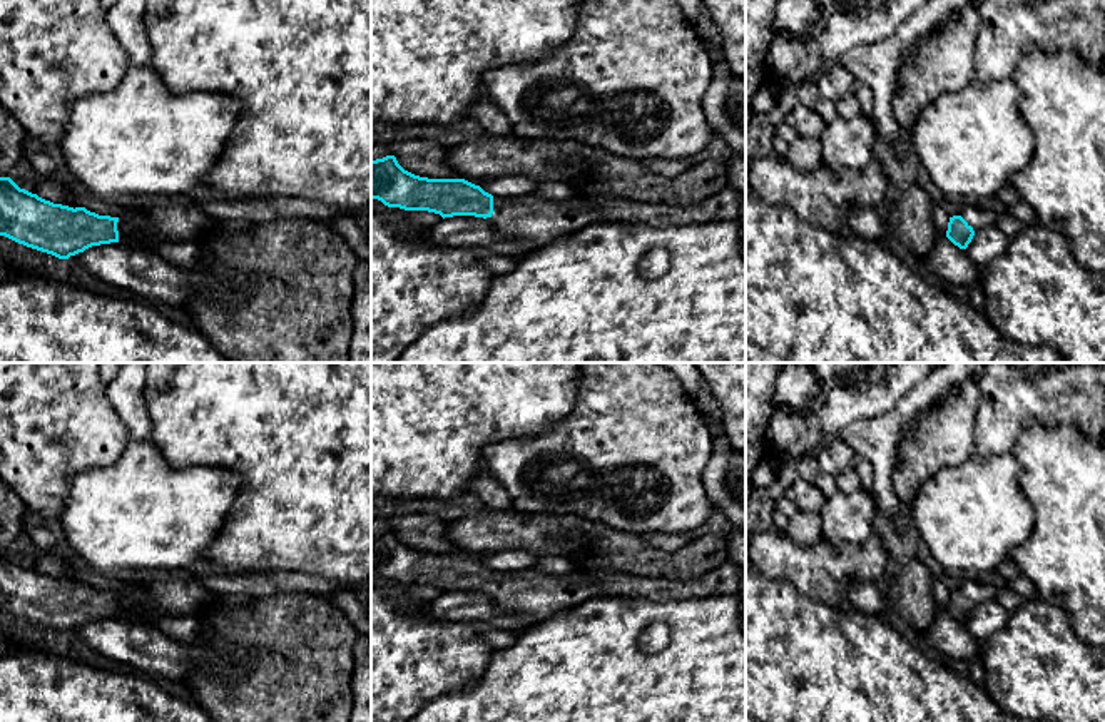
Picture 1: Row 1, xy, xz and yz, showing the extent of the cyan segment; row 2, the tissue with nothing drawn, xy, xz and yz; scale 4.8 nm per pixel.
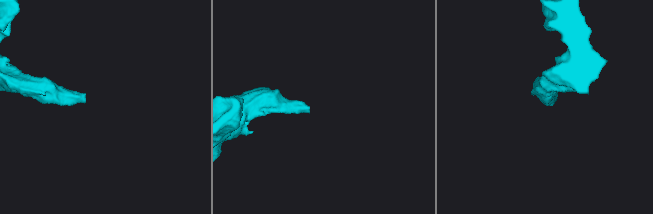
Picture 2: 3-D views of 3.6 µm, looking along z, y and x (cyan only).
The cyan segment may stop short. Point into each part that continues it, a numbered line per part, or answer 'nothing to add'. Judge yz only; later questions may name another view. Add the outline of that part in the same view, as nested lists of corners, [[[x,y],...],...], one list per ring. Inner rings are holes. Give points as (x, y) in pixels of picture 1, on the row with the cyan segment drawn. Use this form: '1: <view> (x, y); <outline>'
1: yz (978, 218); [[[965,202],[958,216],[961,216],[975,232],[995,224],[998,217],[991,209],[983,209],[975,202]]]

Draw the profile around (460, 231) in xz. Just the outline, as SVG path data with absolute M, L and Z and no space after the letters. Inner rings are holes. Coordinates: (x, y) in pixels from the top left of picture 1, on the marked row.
M475 216L445 217L433 227L420 231L415 236L445 247L486 247L515 261L527 257L542 246L527 241L508 241L486 219Z

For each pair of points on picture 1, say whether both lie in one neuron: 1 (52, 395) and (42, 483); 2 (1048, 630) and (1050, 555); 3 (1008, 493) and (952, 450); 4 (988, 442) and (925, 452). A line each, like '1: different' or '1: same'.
1: same
2: different
3: different
4: different

